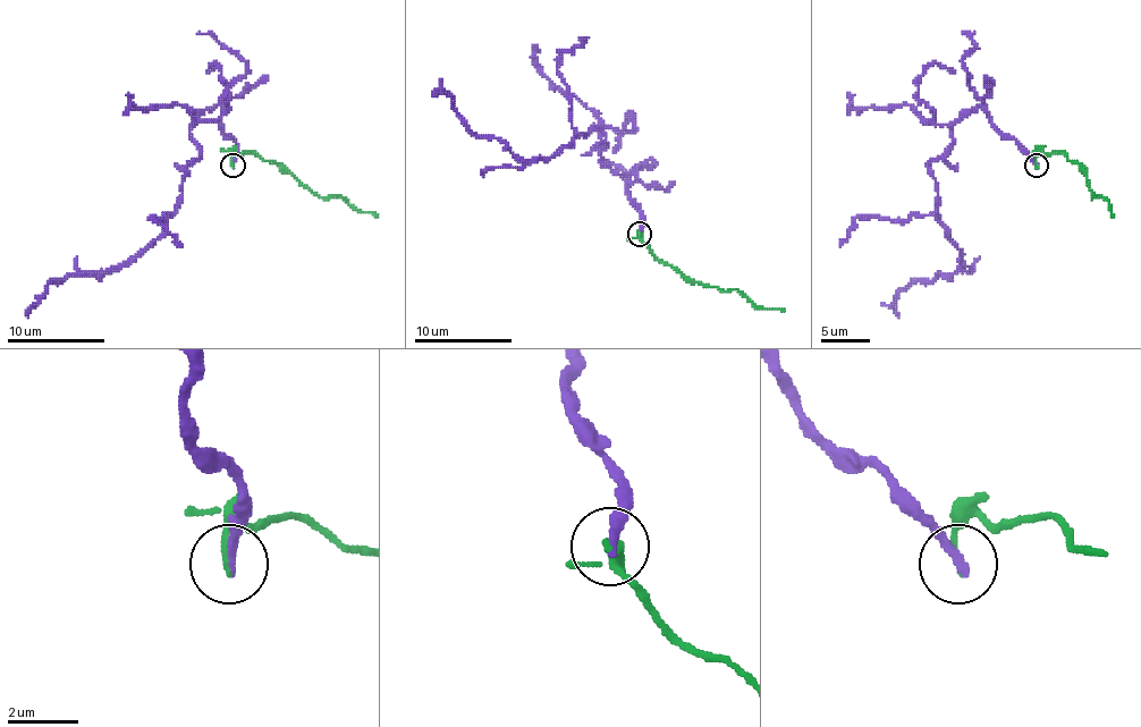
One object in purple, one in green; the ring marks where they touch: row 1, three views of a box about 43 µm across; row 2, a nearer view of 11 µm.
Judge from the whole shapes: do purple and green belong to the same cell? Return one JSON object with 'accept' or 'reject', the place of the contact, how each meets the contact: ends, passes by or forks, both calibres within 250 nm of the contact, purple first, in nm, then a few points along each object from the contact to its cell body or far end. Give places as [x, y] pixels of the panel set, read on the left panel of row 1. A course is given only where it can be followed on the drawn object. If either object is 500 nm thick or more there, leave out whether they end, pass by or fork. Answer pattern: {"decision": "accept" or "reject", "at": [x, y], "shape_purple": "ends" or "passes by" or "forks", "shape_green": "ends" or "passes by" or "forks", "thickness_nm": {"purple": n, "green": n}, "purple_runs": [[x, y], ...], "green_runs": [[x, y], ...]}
{"decision": "reject", "at": [233, 165], "shape_purple": "ends", "shape_green": "ends", "thickness_nm": {"purple": 280, "green": 170}, "purple_runs": [[234, 166], [221, 107], [206, 107], [189, 126], [199, 155], [167, 225], [103, 273], [52, 280], [27, 318]], "green_runs": [[234, 166], [230, 155], [236, 151], [272, 161], [321, 197], [344, 197], [358, 210], [378, 217]]}

